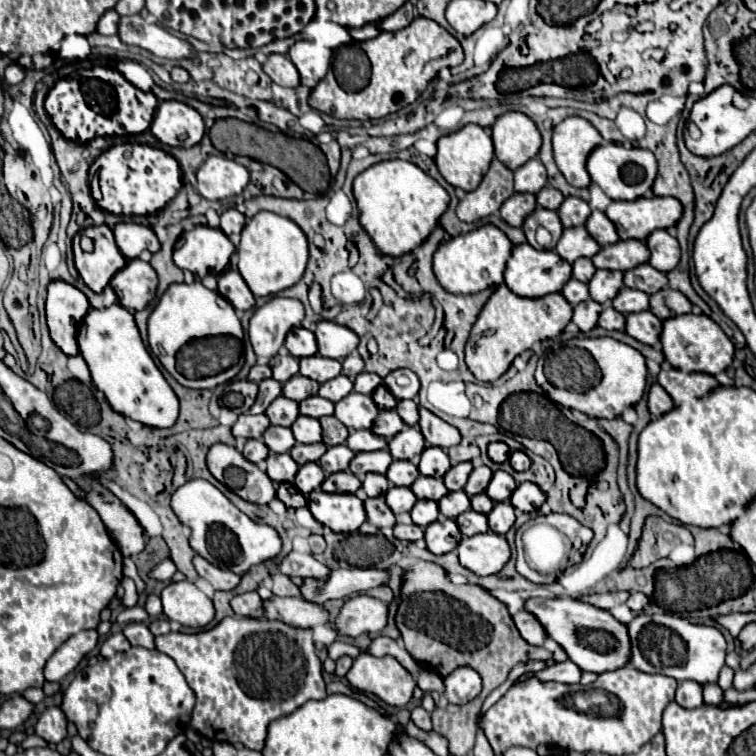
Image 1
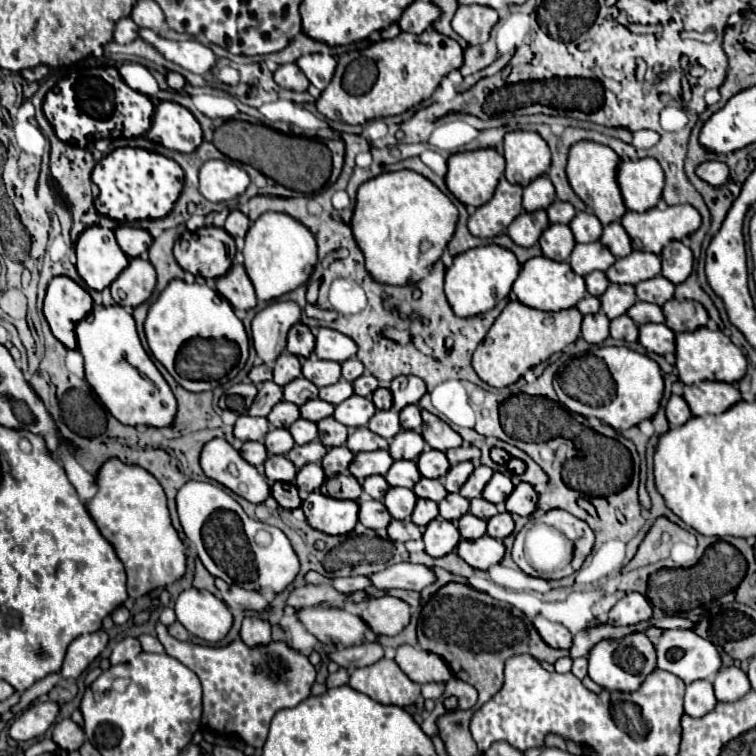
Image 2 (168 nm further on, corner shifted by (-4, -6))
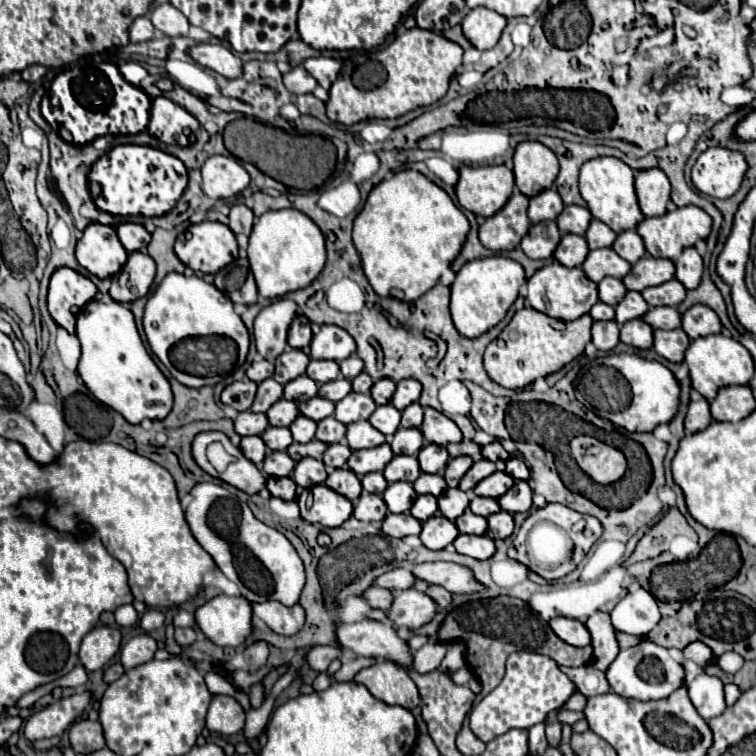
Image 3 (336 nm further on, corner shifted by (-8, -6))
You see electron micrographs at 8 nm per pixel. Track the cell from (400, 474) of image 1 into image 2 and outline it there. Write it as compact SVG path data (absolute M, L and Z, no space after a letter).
M401 459L401 461L395 461L387 475L385 475L387 483L391 487L407 487L407 489L413 489L413 485L421 479L421 473L417 469L417 465L413 461L407 461L407 459Z

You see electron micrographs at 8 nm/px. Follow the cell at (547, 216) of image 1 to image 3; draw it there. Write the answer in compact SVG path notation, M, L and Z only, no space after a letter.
M563 235L553 257L565 267L579 267L585 261L587 253L587 241L581 235Z

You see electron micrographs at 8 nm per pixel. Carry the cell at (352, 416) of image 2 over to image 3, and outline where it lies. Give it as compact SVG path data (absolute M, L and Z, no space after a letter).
M351 391L345 399L341 399L335 405L335 419L349 425L349 423L355 423L361 419L369 419L375 409L377 409L377 405L371 399L371 395Z

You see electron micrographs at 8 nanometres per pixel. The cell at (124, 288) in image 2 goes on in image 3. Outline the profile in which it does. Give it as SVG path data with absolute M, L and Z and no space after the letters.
M135 251L129 255L121 273L127 275L127 283L121 287L119 275L113 275L109 293L117 303L133 303L149 293L155 279L155 261L147 253Z

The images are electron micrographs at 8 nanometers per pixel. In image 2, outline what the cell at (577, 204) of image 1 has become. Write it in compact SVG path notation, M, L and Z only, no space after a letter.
M579 211L575 215L575 219L569 223L569 227L571 227L577 243L599 241L601 233L603 233L603 225L599 223L599 219L591 213L585 213L585 211Z

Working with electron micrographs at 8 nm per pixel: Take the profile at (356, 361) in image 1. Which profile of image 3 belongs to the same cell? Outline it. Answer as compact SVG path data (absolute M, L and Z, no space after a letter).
M351 355L349 359L341 361L339 367L341 367L341 375L351 381L351 379L355 379L363 371L363 361L357 355Z

